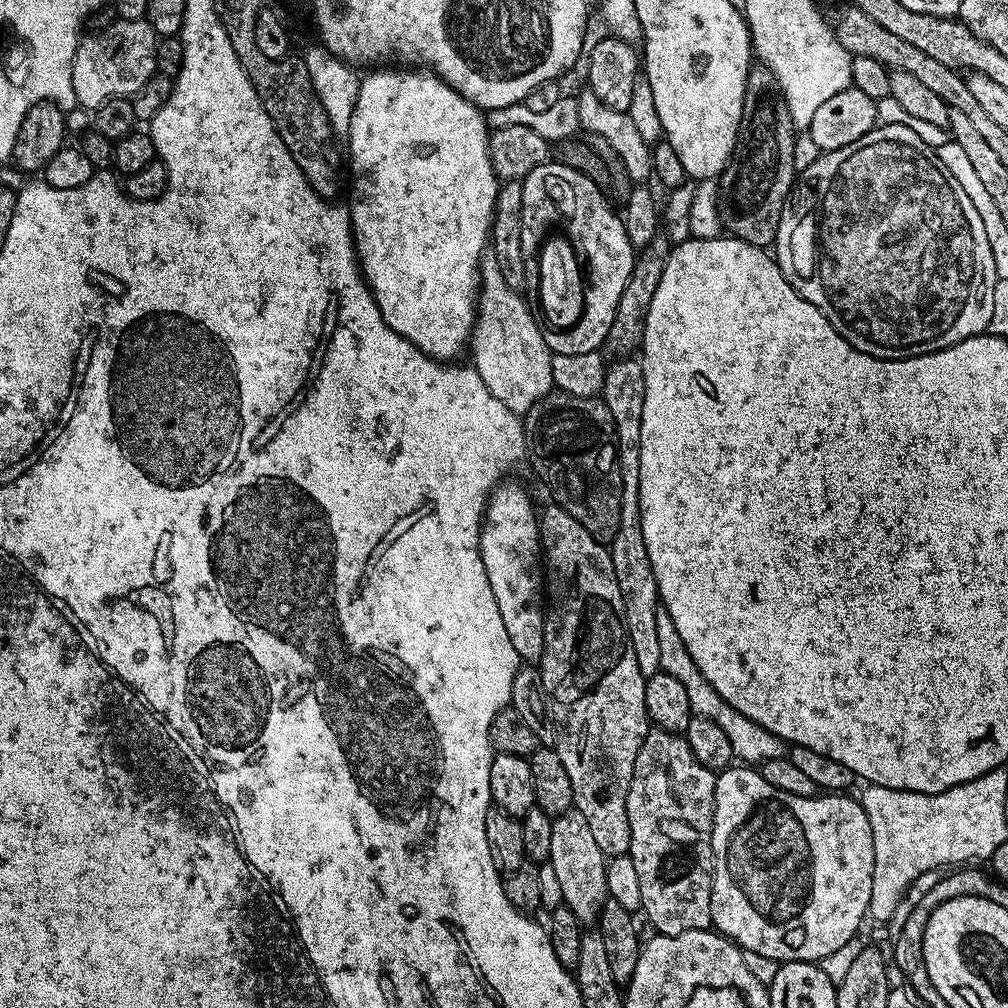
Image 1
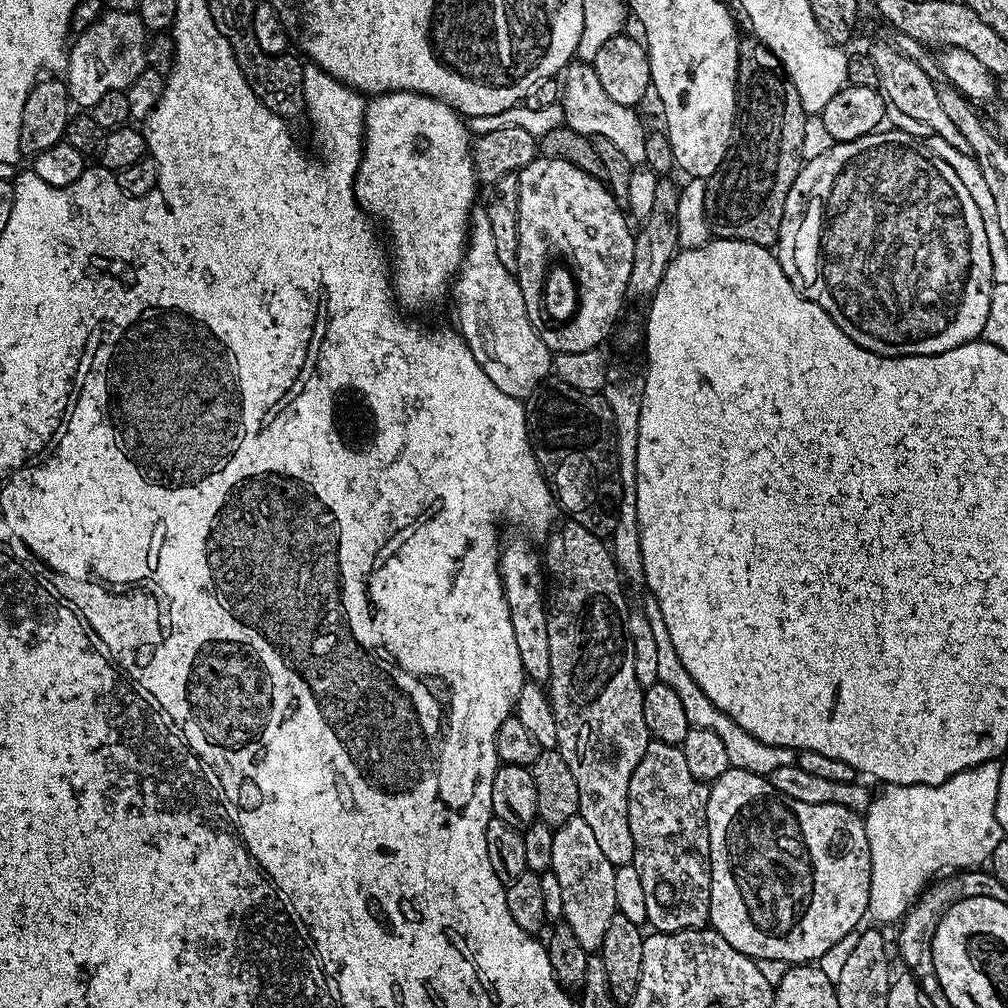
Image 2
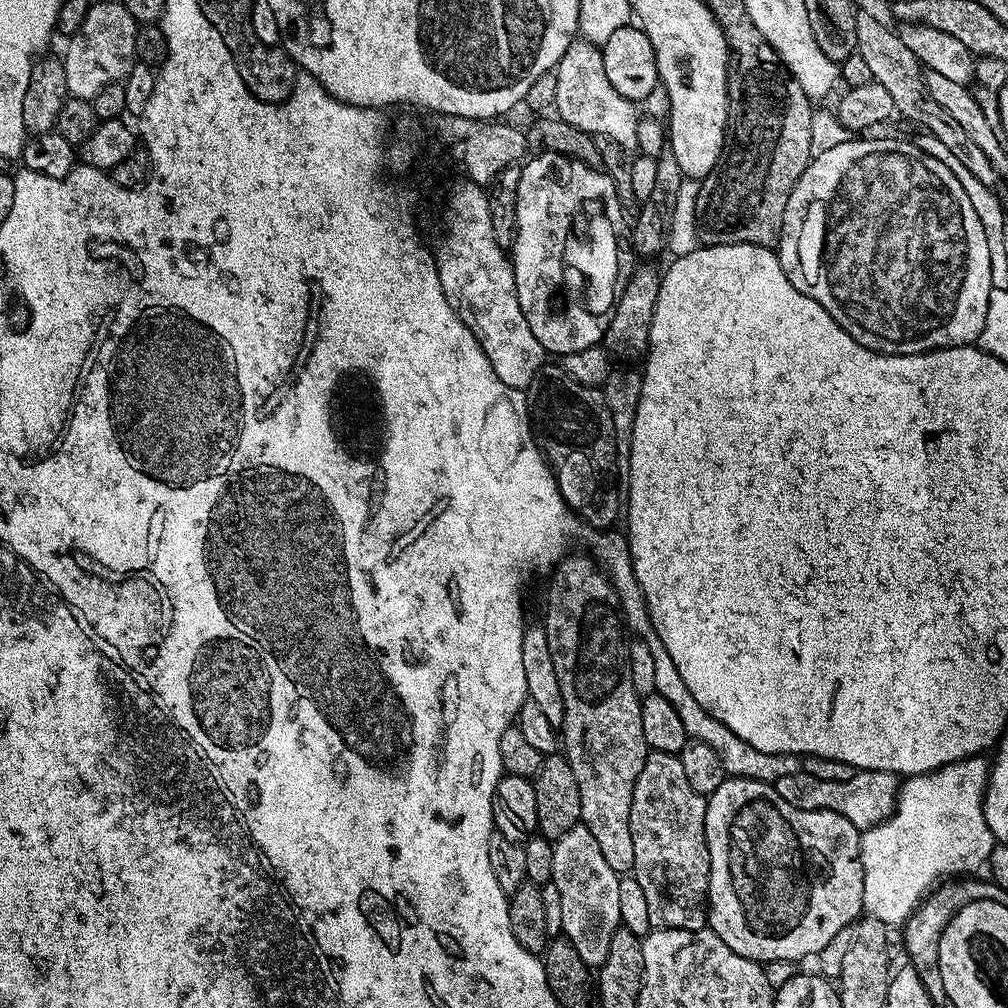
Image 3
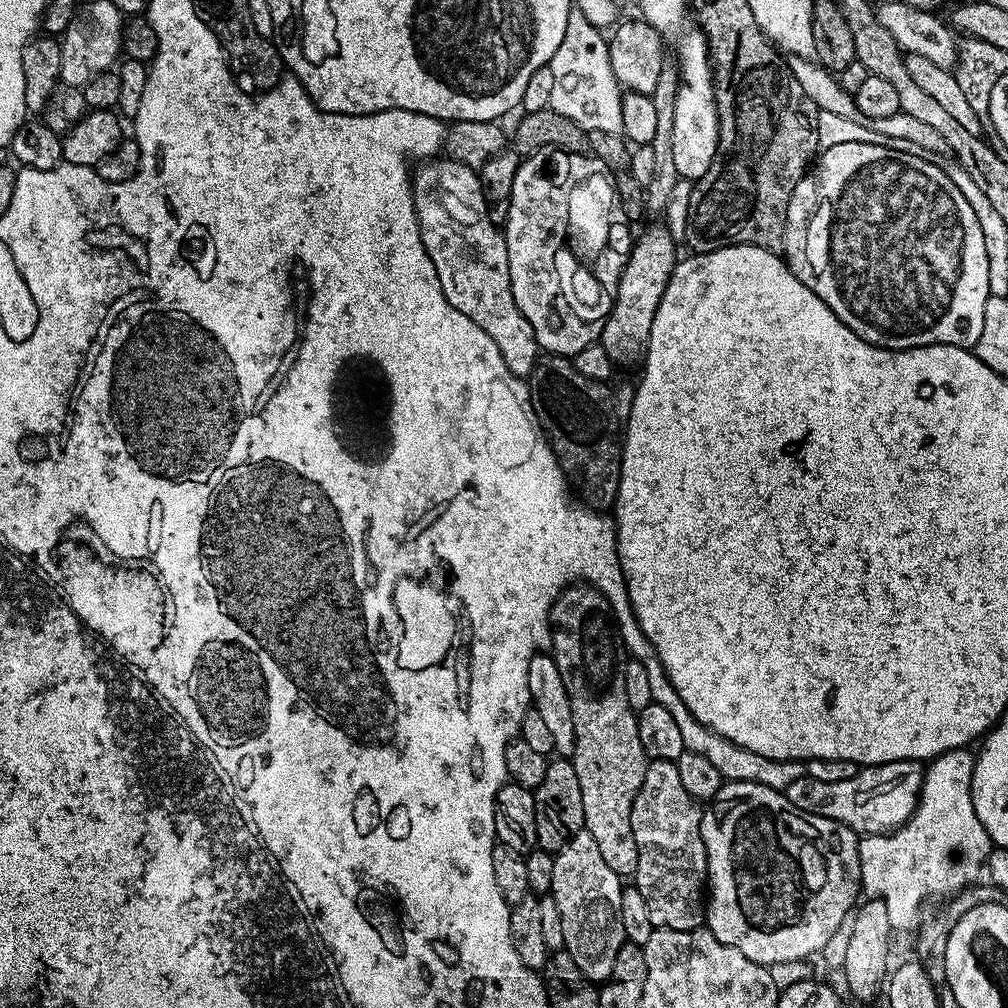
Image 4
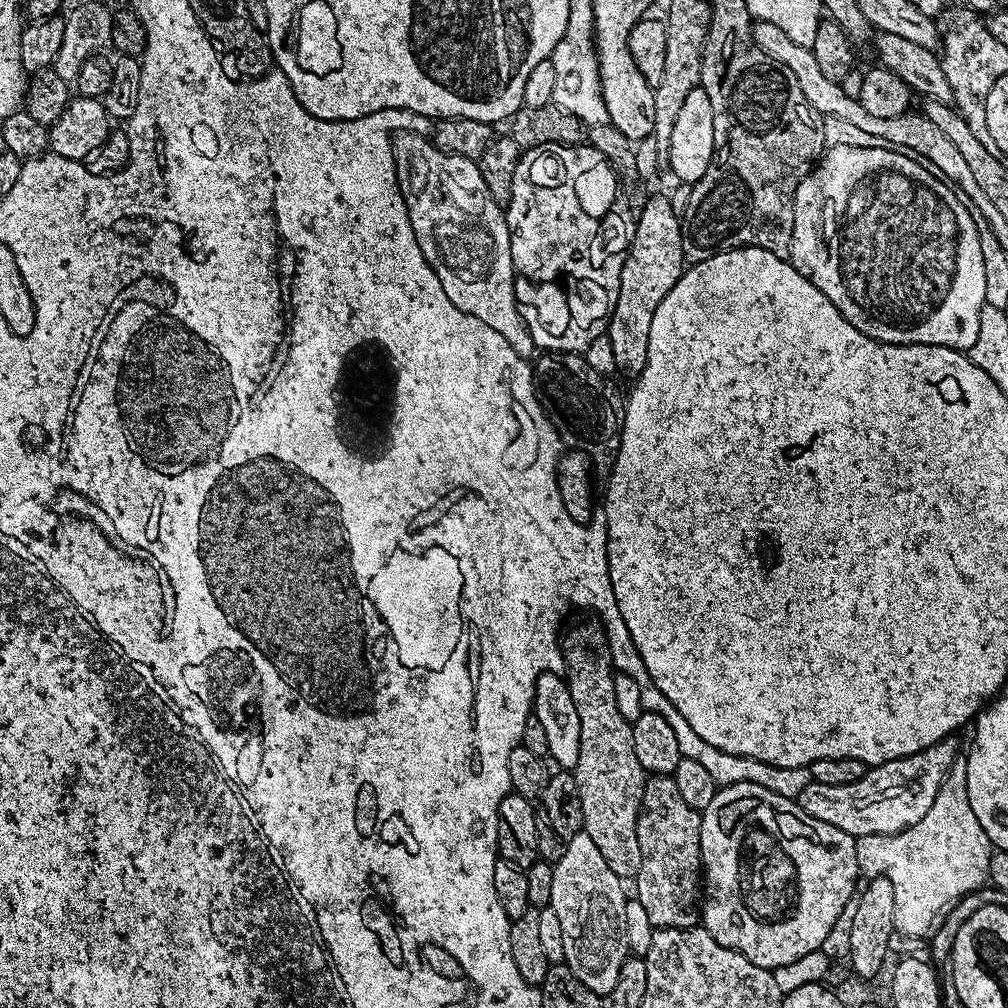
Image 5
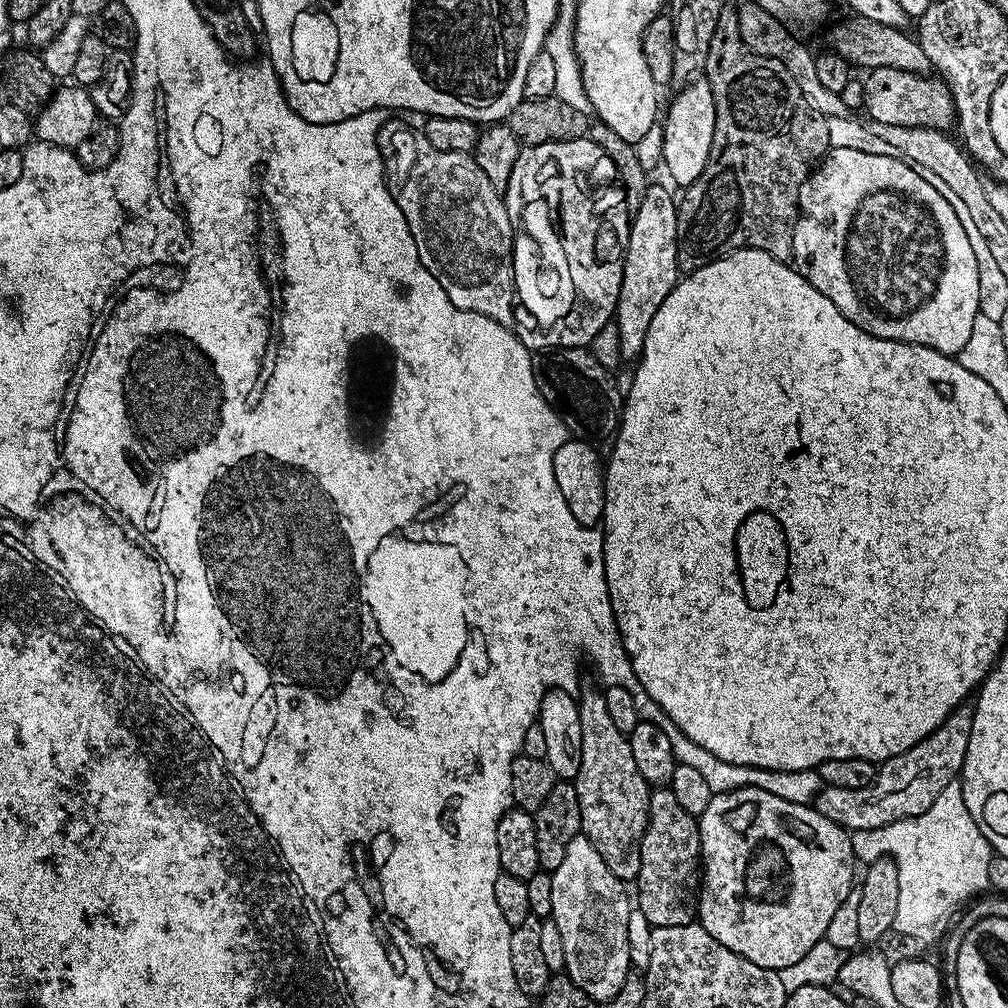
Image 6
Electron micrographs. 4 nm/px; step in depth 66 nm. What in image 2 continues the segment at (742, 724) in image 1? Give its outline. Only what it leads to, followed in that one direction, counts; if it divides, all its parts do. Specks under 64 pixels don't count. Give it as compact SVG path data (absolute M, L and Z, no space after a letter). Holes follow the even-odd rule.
M648 598L642 605L644 617L650 622L654 630L654 647L658 649L658 681L661 684L670 686L678 698L682 698L682 706L686 706L686 718L689 725L693 728L710 730L713 734L718 734L718 739L723 743L726 754L730 758L731 767L738 770L746 770L750 774L758 774L767 777L774 770L780 769L781 766L790 766L796 762L797 749L787 748L786 746L770 746L766 742L758 742L754 734L746 734L730 714L722 714L706 694L702 694L702 688L690 678L686 671L686 666L682 666L682 658L678 658L678 650L674 650L674 642L670 642L670 630L666 630L666 622L662 622L656 611L655 600Z

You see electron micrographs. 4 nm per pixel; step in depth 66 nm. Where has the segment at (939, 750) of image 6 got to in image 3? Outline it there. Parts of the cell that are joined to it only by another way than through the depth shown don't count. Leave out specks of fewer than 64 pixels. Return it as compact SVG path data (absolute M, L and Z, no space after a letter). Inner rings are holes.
M803 770L794 774L785 774L774 782L776 796L782 798L790 806L798 810L830 810L834 814L842 814L846 822L850 822L858 829L872 828L887 820L896 810L896 797L900 795L901 781L893 772L861 772L854 774L854 778L846 778L846 782L826 782L826 778L814 778L814 774Z

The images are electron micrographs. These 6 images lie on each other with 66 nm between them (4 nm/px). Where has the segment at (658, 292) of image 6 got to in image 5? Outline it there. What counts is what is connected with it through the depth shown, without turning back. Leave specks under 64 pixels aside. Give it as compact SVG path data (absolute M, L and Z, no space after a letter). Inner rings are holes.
M656 194L642 203L640 218L635 219L625 251L619 278L618 301L608 320L606 335L613 347L616 372L634 380L645 369L649 357L650 325L662 298L681 276L686 261L682 254L681 219L674 211L669 195Z

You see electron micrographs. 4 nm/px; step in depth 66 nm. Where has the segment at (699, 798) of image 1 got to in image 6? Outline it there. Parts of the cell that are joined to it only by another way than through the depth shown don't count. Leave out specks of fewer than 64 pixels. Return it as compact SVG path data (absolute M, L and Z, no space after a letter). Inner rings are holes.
M660 786L648 797L648 825L640 847L642 866L634 881L640 887L638 910L655 928L693 923L698 916L698 893L702 887L700 825L697 817L682 810L671 787Z

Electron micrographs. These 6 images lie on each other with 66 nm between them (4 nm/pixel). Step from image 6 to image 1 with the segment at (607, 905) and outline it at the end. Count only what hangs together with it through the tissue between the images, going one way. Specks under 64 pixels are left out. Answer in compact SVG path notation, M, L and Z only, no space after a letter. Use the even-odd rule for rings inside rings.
M563 812L553 819L552 825L554 835L550 838L550 858L547 863L552 864L558 874L559 885L562 886L563 907L574 910L577 921L595 921L604 901L609 899L604 852L598 850L598 842L594 842L594 834L580 812Z

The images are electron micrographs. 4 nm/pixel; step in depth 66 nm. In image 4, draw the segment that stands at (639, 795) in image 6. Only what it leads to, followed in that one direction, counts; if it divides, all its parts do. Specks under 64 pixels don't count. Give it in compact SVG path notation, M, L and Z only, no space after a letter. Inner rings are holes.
M583 582L565 588L552 607L550 654L562 673L562 682L570 698L570 714L574 718L574 750L570 759L574 774L578 774L578 786L582 786L584 826L594 842L598 842L598 851L602 853L606 866L622 878L632 878L638 870L638 842L634 842L634 830L630 830L630 810L642 786L649 759L642 750L642 738L638 738L638 713L626 699L622 668L619 663L616 665L616 644L618 648L614 616L602 593Z

